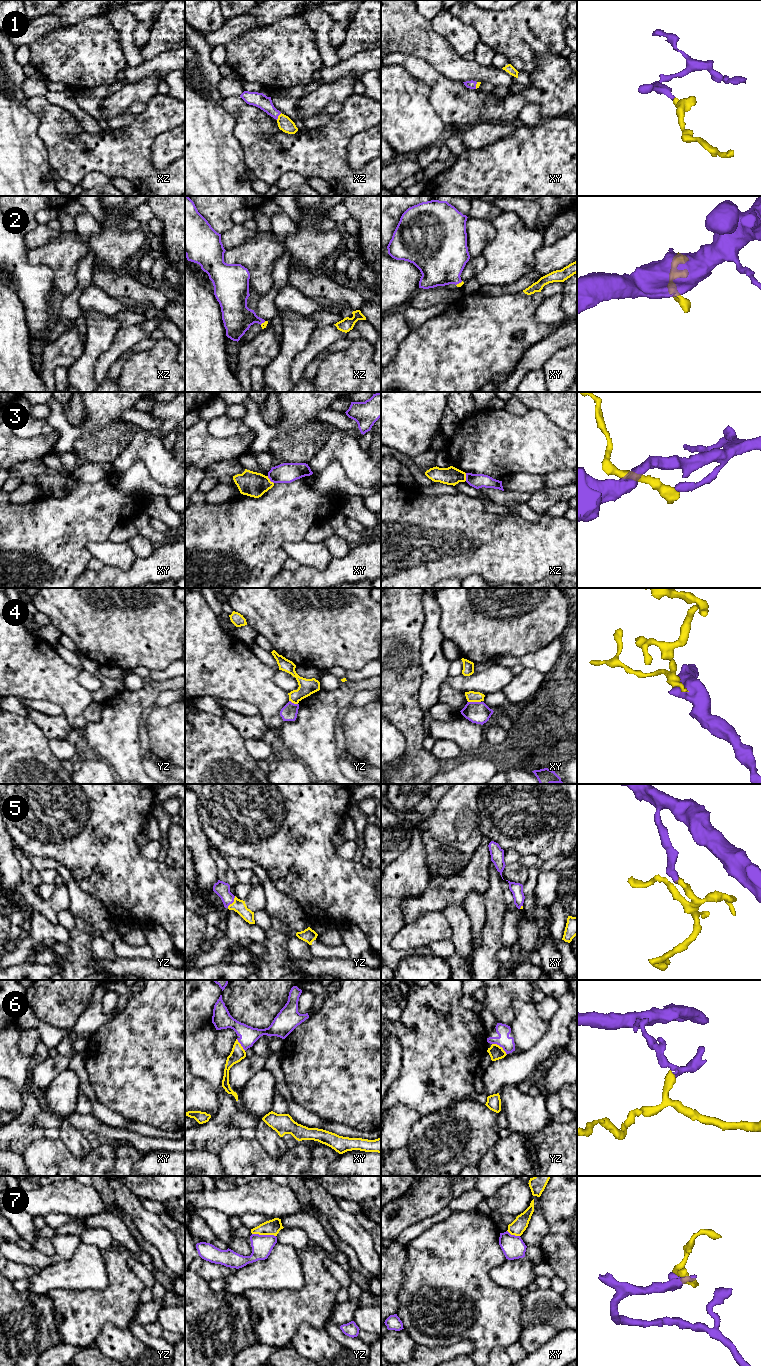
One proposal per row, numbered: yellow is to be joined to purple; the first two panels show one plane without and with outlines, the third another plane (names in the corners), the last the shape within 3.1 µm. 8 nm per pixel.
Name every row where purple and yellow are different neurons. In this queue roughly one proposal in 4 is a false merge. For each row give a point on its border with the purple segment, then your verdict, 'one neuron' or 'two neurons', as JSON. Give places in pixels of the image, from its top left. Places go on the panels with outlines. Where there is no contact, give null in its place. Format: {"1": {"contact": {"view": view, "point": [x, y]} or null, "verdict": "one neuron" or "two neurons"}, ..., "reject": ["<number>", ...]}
{"1": {"contact": {"view": "xz", "point": [278, 115]}, "verdict": "one neuron"}, "2": {"contact": {"view": "xy", "point": [459, 282]}, "verdict": "one neuron"}, "3": {"contact": {"view": "xy", "point": [270, 480]}, "verdict": "two neurons"}, "4": {"contact": {"view": "xy", "point": [474, 702]}, "verdict": "two neurons"}, "5": {"contact": {"view": "yz", "point": [232, 902]}, "verdict": "one neuron"}, "6": {"contact": {"view": "yz", "point": [500, 1046]}, "verdict": "two neurons"}, "7": {"contact": {"view": "yz", "point": [264, 1235]}, "verdict": "two neurons"}, "reject": ["3", "4", "6", "7"]}

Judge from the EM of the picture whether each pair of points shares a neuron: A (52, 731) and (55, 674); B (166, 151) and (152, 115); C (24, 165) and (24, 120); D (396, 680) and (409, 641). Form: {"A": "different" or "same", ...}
{"A": "different", "B": "different", "C": "same", "D": "same"}

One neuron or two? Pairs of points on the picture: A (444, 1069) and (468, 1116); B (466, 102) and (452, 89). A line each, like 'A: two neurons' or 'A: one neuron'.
A: two neurons
B: one neuron

